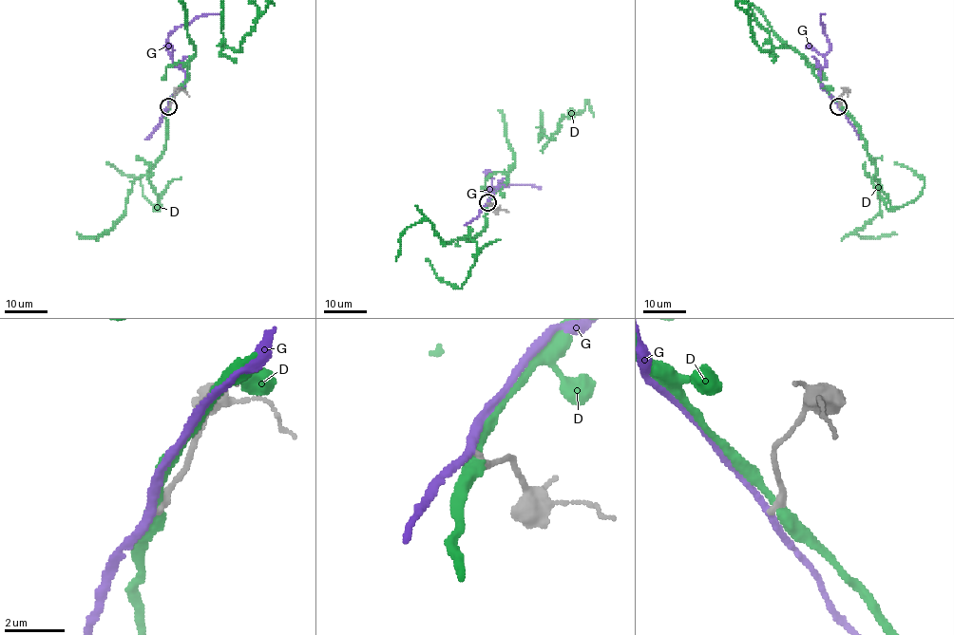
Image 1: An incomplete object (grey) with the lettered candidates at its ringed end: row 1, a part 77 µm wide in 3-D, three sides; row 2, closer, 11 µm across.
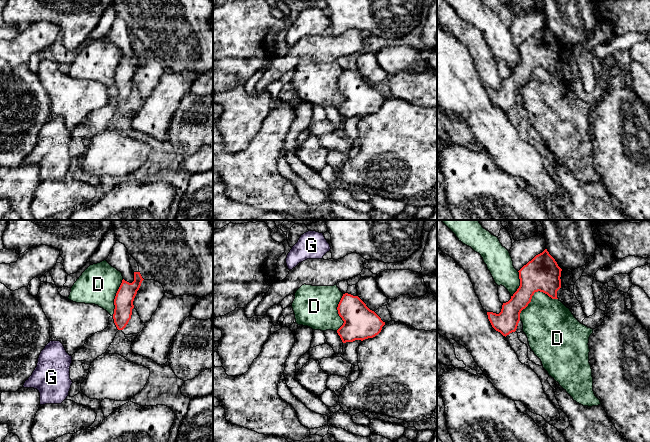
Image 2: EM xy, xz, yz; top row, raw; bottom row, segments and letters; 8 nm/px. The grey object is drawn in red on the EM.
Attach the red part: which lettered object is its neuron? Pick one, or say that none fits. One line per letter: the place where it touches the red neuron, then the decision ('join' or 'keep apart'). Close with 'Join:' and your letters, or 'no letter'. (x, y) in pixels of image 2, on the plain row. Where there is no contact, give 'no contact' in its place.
D: yz (533, 70) | keep apart
G: no contact | keep apart
Join: no letter

